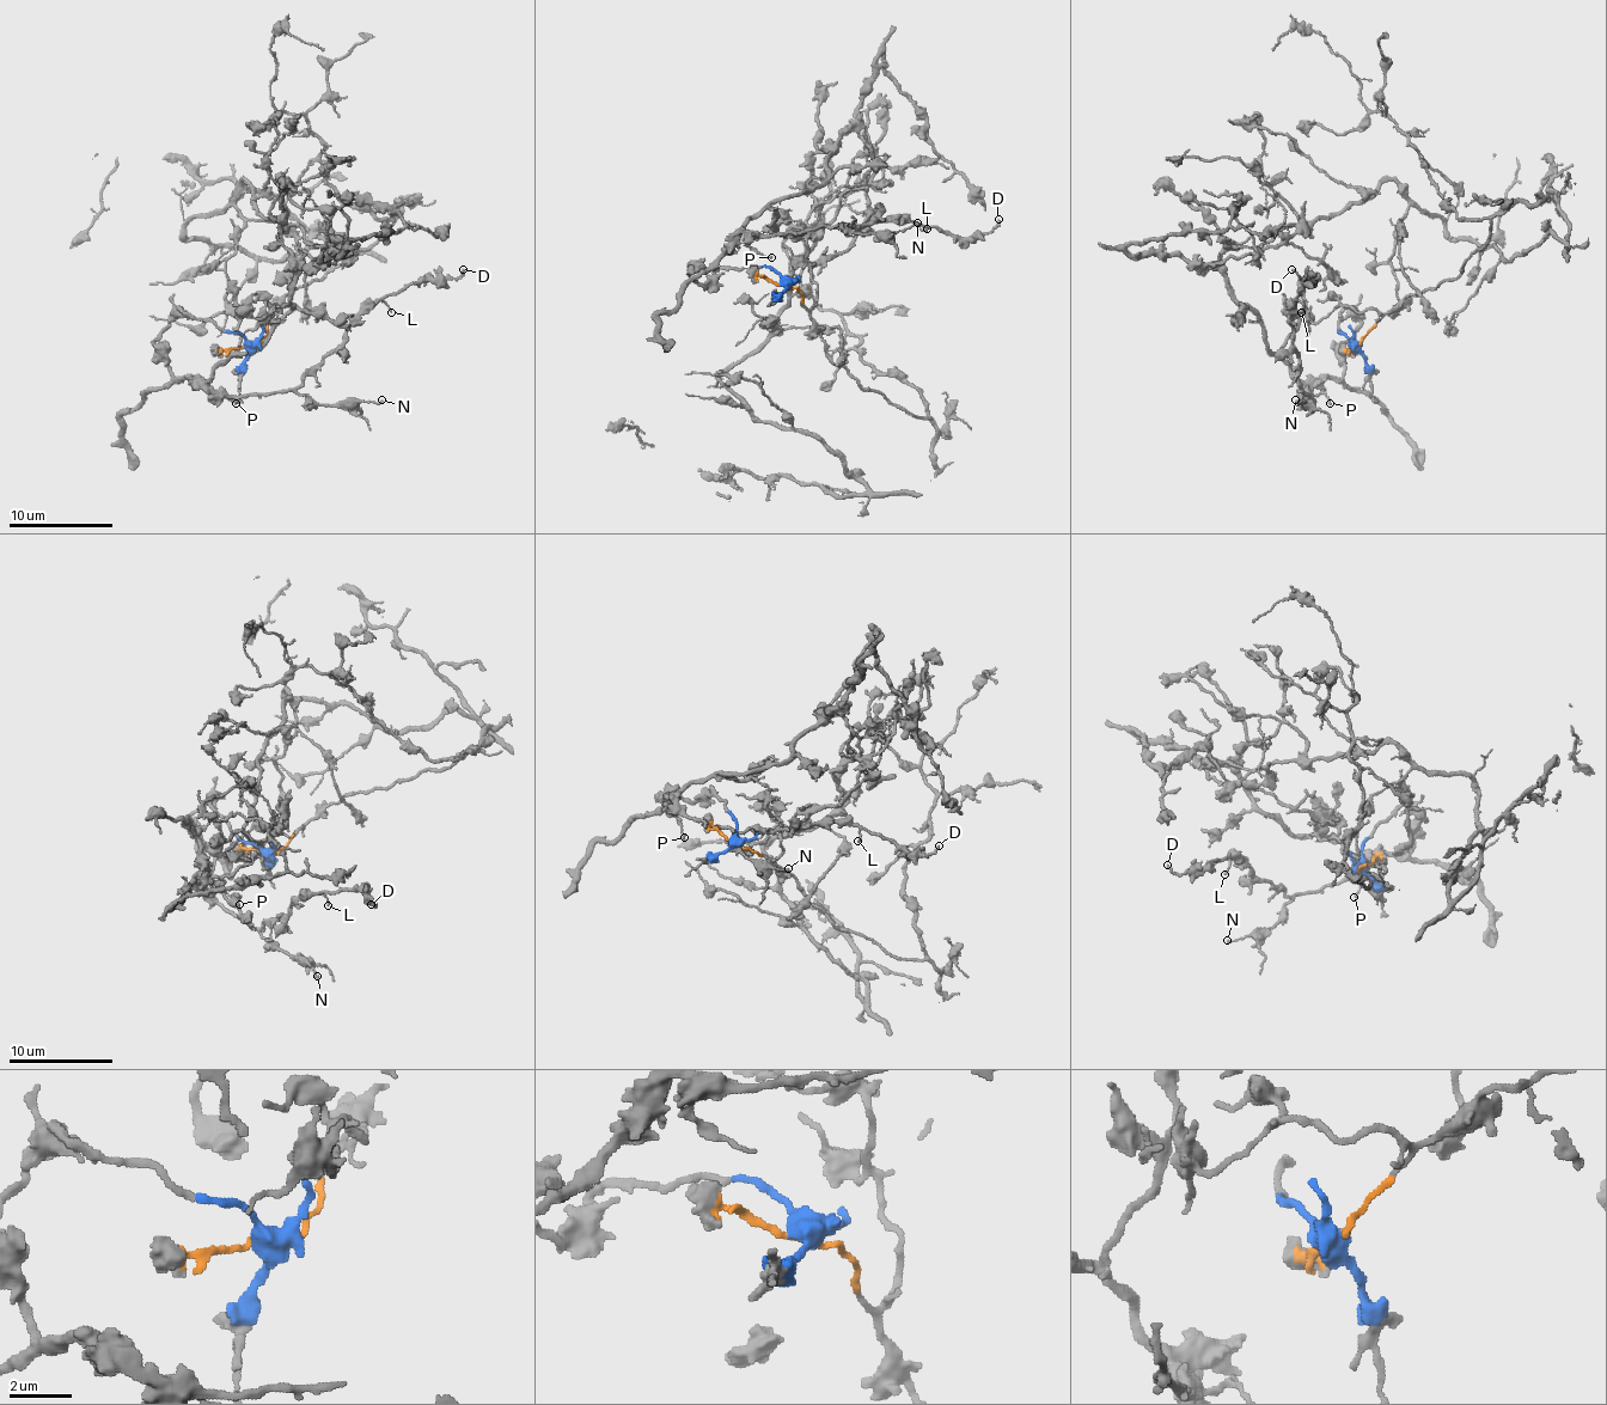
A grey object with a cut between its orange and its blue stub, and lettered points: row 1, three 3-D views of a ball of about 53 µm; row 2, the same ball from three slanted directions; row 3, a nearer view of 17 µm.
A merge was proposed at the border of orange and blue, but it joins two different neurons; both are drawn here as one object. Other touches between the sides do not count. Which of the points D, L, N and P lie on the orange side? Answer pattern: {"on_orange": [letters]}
{"on_orange": []}

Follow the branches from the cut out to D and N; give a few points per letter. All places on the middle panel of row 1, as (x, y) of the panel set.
D: (786, 285), (768, 267), (702, 285), (689, 272), (749, 238), (879, 220), (981, 238), (998, 220)
N: (786, 285), (768, 267), (723, 269), (702, 285), (689, 272), (708, 272), (749, 238), (918, 223)

